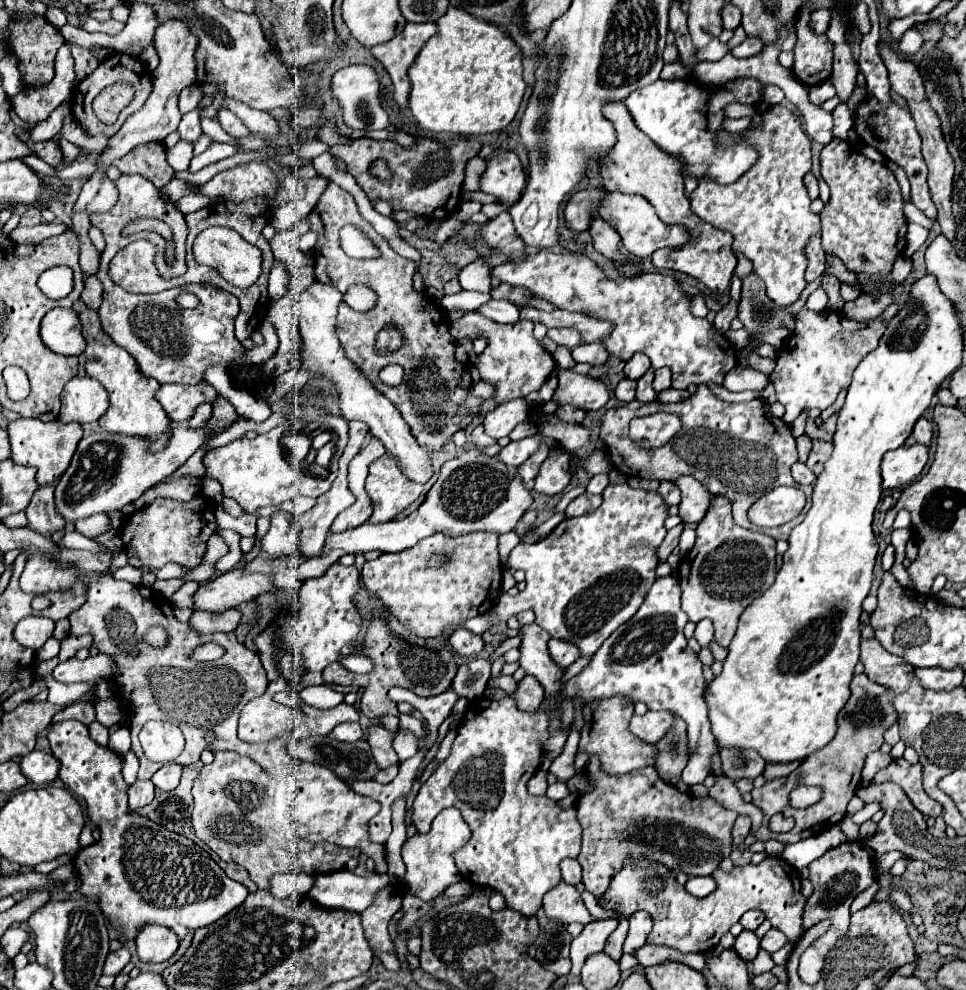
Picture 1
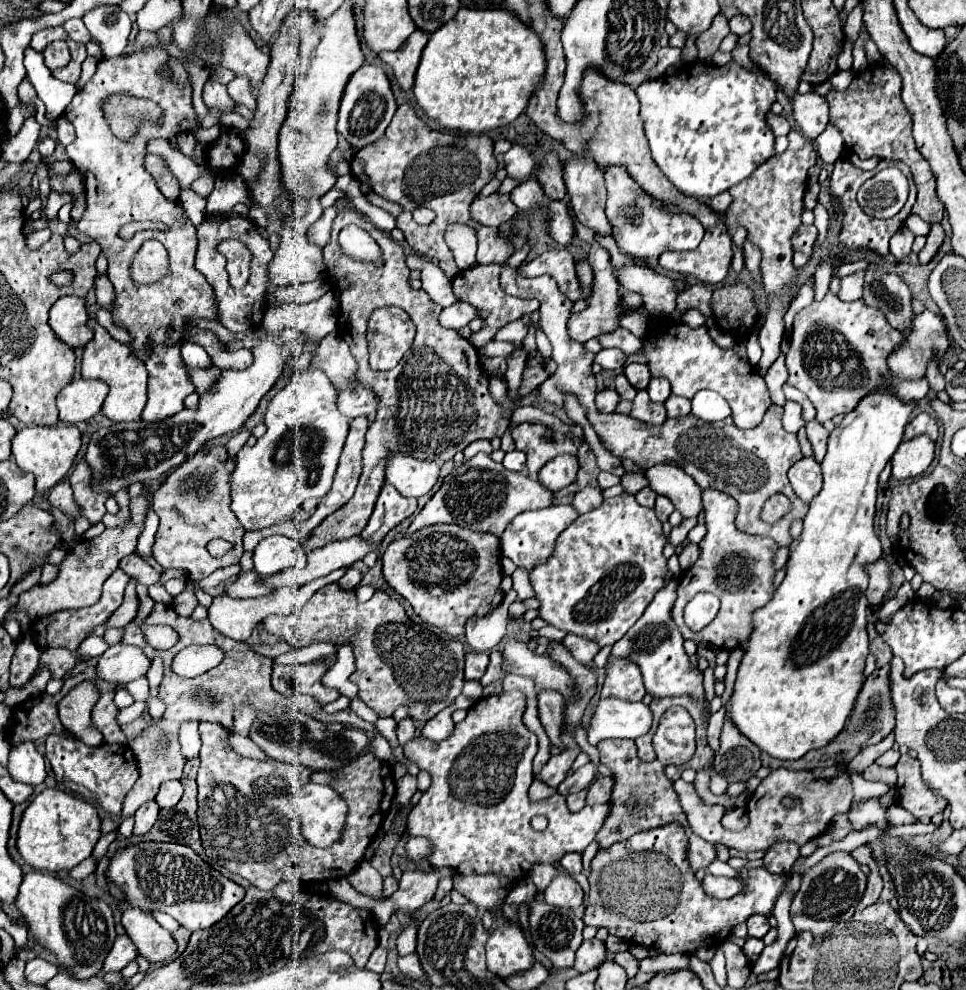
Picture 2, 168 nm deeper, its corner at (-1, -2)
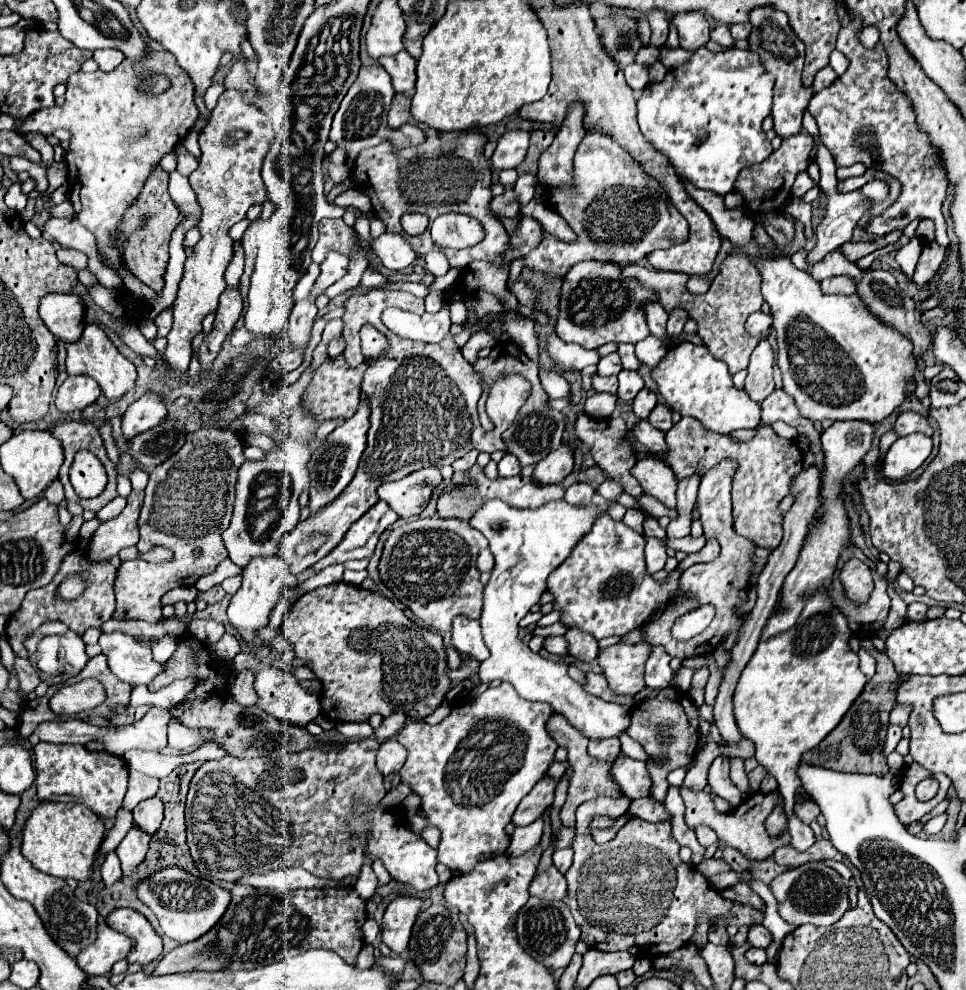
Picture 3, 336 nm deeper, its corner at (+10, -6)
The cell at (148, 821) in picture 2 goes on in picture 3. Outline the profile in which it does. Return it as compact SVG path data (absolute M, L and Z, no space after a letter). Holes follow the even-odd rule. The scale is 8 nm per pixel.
M135 826L127 832L123 842L115 850L119 860L121 860L123 876L129 876L145 860L145 854L147 854L147 848L149 848L149 840L151 840L151 836L147 836L145 832L141 832Z

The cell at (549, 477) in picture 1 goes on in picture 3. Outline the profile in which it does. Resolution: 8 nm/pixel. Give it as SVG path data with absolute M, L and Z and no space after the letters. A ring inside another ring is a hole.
M561 444L555 452L547 454L535 468L533 480L539 484L559 484L573 470L573 450L569 444Z

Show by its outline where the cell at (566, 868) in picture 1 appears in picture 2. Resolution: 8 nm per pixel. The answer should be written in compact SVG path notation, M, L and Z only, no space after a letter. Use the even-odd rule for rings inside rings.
M566 854L560 860L560 864L568 874L580 874L582 872L582 856L580 854Z

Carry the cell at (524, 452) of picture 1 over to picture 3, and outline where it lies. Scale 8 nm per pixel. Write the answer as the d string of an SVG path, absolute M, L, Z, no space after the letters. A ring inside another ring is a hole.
M513 454L503 456L503 460L499 462L499 476L507 478L507 476L517 476L521 472L521 464Z

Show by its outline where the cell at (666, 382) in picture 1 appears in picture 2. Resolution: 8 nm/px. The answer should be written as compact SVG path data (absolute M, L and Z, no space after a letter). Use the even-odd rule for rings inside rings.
M652 378L648 384L648 394L652 402L666 402L670 396L670 382L666 378Z

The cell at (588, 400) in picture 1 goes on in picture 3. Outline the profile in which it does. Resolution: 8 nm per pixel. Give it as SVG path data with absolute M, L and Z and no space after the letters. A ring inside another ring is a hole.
M595 392L593 396L587 398L585 402L585 412L591 418L609 418L615 410L617 396L615 394L599 394Z

